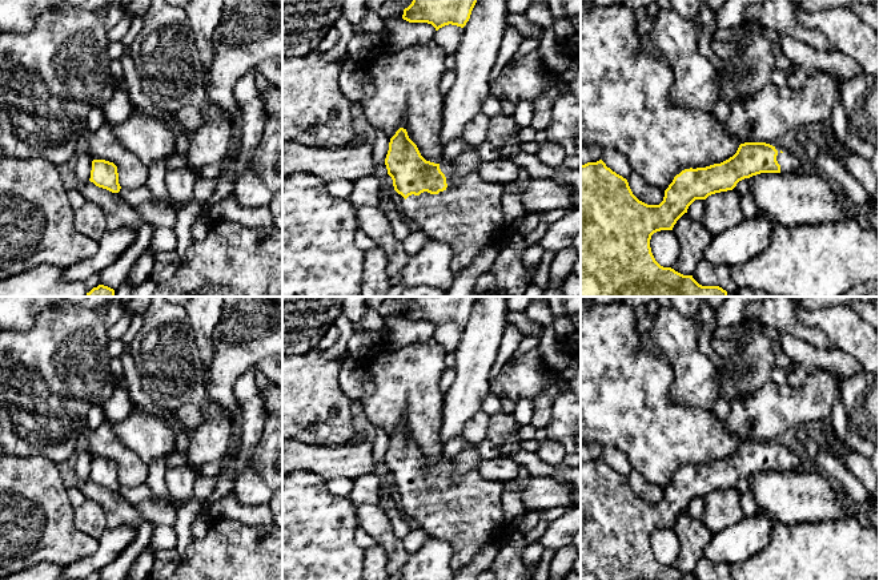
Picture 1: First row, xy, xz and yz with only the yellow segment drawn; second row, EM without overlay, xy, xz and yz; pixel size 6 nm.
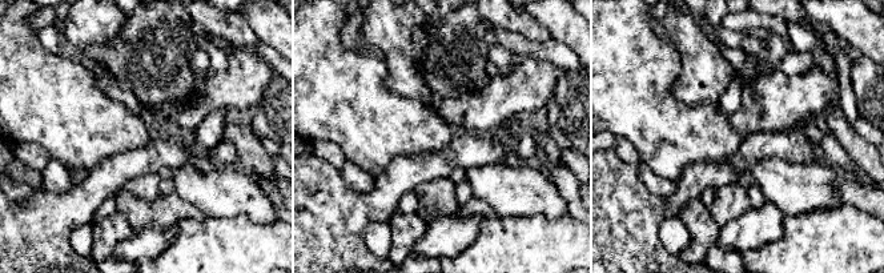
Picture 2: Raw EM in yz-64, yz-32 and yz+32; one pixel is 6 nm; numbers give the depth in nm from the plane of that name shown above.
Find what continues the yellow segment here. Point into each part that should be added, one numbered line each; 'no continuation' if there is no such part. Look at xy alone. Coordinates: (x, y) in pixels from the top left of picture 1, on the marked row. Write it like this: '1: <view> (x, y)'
no continuation

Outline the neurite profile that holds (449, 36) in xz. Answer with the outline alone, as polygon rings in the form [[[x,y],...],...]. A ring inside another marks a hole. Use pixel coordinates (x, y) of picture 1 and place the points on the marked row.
[[[449,24],[440,28],[436,32],[434,41],[438,45],[441,45],[446,51],[446,55],[447,55],[450,51],[457,49],[461,41],[462,33],[463,33],[463,28]]]

